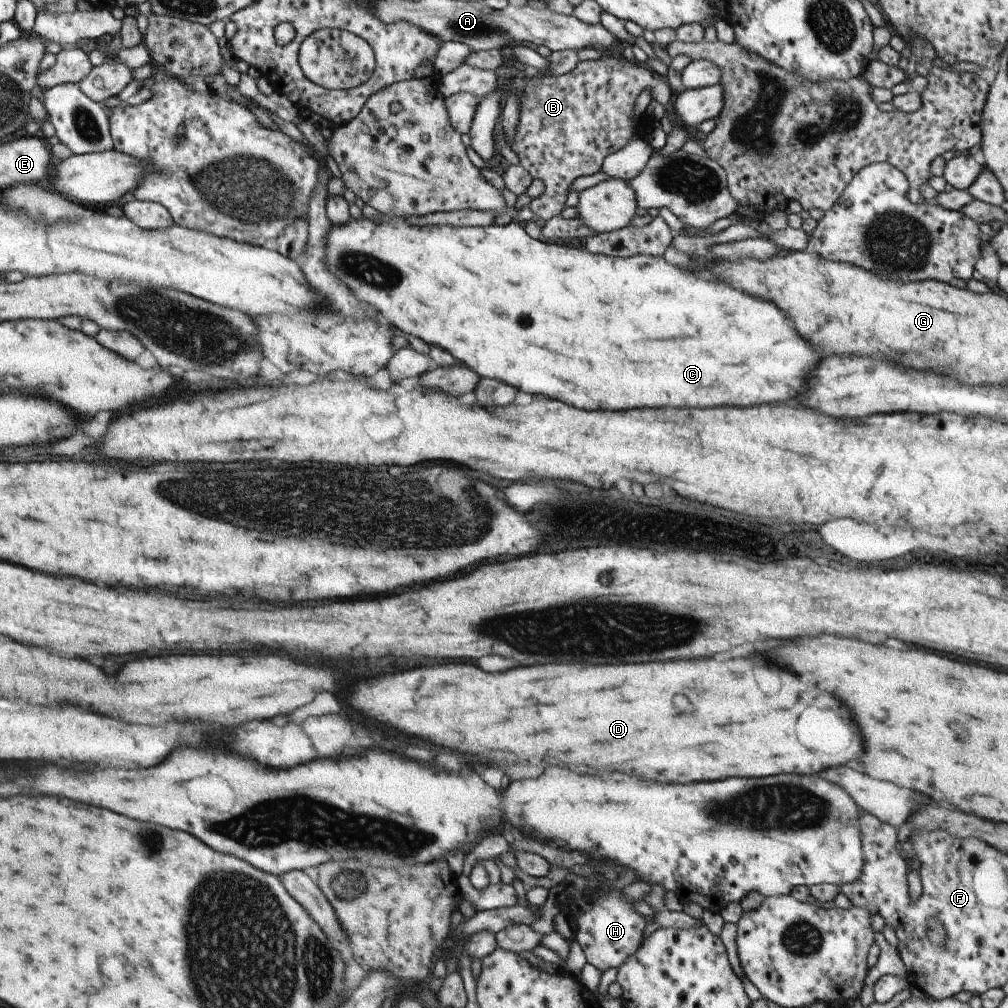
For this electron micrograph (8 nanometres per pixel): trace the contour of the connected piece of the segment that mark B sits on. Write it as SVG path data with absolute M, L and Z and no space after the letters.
M617 50L611 51L603 51L601 52L601 56L598 59L586 60L586 61L577 61L577 64L562 75L551 76L537 76L534 77L529 76L529 74L524 74L524 76L516 76L511 83L510 91L505 93L505 96L510 96L511 93L519 93L520 94L520 113L518 114L517 126L515 127L515 134L512 142L507 145L513 152L515 152L518 158L518 164L521 165L521 168L524 168L530 175L531 178L537 178L537 180L541 180L543 183L543 193L539 198L531 200L528 205L529 210L531 210L533 217L539 223L550 219L552 216L555 216L557 213L560 213L563 210L563 203L565 200L565 196L567 194L567 188L570 186L571 182L575 180L577 177L584 177L585 175L594 175L595 173L600 172L600 168L602 167L603 159L611 153L617 152L620 148L623 148L629 141L633 141L637 139L639 136L645 136L645 129L650 128L651 118L645 114L646 110L640 114L640 120L637 122L635 119L632 119L632 115L634 114L634 104L637 95L651 84L655 84L656 77L653 73L645 66L644 63L639 64L638 62L629 62L624 59Z

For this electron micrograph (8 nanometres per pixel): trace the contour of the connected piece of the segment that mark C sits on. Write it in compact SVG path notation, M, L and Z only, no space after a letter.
M380 216L379 222L366 217L351 219L328 228L324 236L324 264L337 277L353 298L373 307L382 320L391 328L405 332L409 336L421 338L427 344L435 344L447 350L453 358L467 364L479 376L501 380L517 390L543 394L575 408L585 410L629 410L629 408L711 408L711 406L751 406L751 404L771 404L789 400L799 384L805 386L805 376L813 370L819 358L809 350L809 346L795 334L795 330L785 322L785 316L769 302L747 296L733 288L727 288L709 278L697 278L693 274L683 274L678 267L665 263L662 257L633 255L627 258L596 255L585 249L572 248L553 242L541 242L527 235L515 220L507 225L480 227L454 227L449 225L423 225L408 223L404 217L397 219Z

